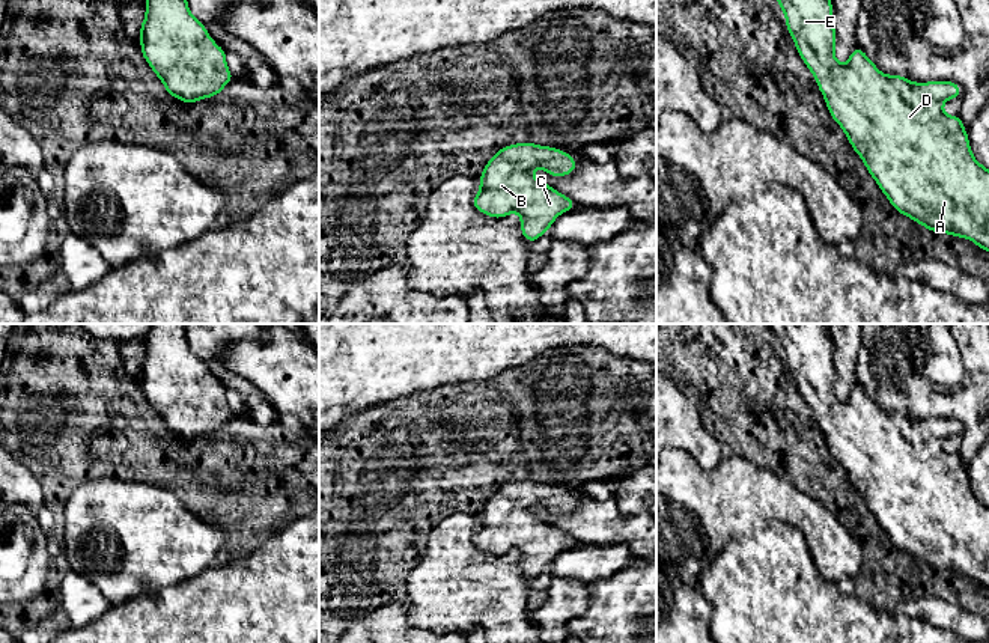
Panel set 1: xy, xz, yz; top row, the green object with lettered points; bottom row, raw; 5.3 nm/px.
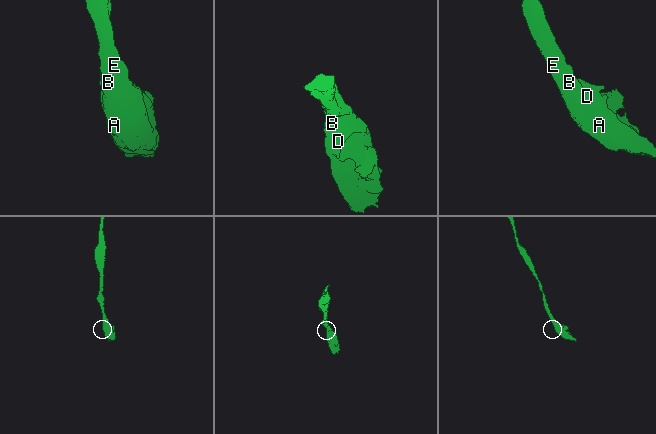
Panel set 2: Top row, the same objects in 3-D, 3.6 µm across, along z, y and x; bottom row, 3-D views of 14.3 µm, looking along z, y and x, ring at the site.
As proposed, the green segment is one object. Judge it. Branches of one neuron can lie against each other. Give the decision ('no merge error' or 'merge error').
no merge error

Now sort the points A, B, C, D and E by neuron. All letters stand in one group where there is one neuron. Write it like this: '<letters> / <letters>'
A B C D E

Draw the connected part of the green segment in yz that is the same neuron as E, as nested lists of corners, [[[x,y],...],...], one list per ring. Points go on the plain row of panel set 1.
[[[768,324],[778,337],[795,385],[811,408],[829,452],[843,465],[854,488],[864,498],[869,510],[900,551],[908,553],[926,566],[968,575],[978,586],[989,589],[989,507],[975,498],[968,471],[960,455],[947,453],[942,443],[960,434],[960,423],[953,419],[912,420],[902,413],[887,413],[857,384],[849,398],[840,402],[834,393],[835,366],[832,343],[826,324]]]

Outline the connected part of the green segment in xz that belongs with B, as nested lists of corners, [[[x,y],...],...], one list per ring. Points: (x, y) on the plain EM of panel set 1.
[[[534,480],[504,483],[485,503],[479,515],[480,527],[473,536],[473,544],[489,554],[518,550],[521,569],[528,580],[546,571],[561,550],[575,545],[572,536],[531,512],[537,504],[551,513],[566,513],[577,498],[557,485]]]

